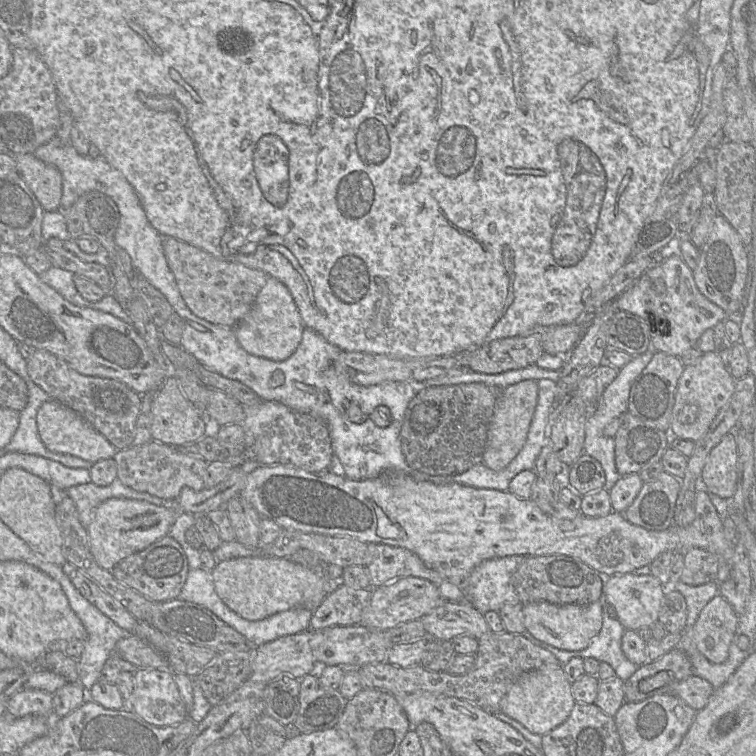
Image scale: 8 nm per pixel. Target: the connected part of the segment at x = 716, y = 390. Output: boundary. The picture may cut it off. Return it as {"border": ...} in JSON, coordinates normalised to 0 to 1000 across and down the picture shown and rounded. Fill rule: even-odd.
{"border":[[[946,464],[930,467],[923,480],[905,485],[893,519],[886,563],[888,578],[923,583],[966,529],[972,516],[972,507],[974,503]]]}

